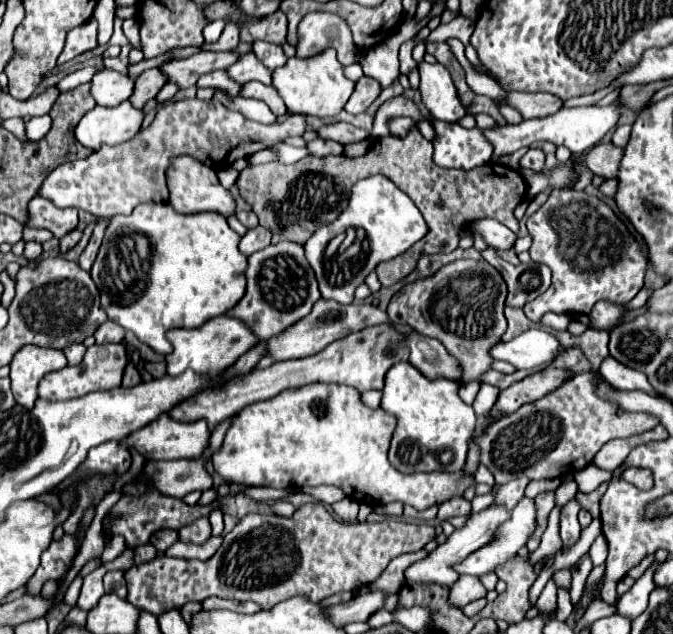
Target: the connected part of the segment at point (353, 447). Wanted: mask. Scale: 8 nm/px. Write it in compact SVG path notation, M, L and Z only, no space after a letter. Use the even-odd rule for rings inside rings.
M305 384L299 388L287 388L275 398L249 404L239 414L233 416L227 430L223 448L211 458L213 468L225 482L239 482L245 486L269 486L269 488L289 488L289 486L339 486L349 498L357 502L367 502L373 506L387 504L393 500L405 502L417 510L427 510L433 504L441 504L449 498L463 496L469 486L473 486L473 476L465 470L461 472L399 472L389 460L389 440L395 430L395 418L381 408L371 410L361 404L359 392L343 384Z

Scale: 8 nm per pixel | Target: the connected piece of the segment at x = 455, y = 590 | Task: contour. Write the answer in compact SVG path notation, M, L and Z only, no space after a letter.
M461 576L449 590L449 604L455 608L463 608L465 604L479 600L487 594L477 576Z

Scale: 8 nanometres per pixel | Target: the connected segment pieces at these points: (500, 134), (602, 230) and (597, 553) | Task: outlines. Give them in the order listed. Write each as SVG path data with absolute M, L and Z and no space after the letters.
M617 102L611 104L611 106L605 106L605 108L599 108L599 106L585 106L585 108L561 108L557 114L551 114L551 116L545 116L545 118L533 118L533 120L523 120L521 124L505 124L505 126L493 126L489 130L483 130L483 136L489 140L489 144L493 146L493 156L491 160L497 162L499 158L507 156L507 154L513 154L517 152L519 148L523 146L531 146L533 142L537 140L549 140L557 146L567 146L573 154L581 154L585 150L589 150L591 146L595 146L597 142L601 142L601 138L617 124L619 120L619 114L615 112L617 110Z
M553 190L547 202L527 220L533 238L529 250L533 262L545 264L553 272L547 292L523 306L531 322L539 322L543 314L589 314L599 300L613 304L629 302L643 286L647 258L641 244L627 224L599 198L577 190Z
M599 536L599 538L593 542L589 554L591 554L593 566L599 566L599 564L605 562L605 558L607 558L607 542L605 542L605 536Z

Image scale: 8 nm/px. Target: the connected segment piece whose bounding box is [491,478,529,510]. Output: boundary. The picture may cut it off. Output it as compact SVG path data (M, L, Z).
M517 478L517 480L511 480L503 486L493 488L491 492L495 492L495 504L505 506L507 510L511 510L517 504L517 500L523 498L523 490L525 490L527 482L529 482L527 478Z

